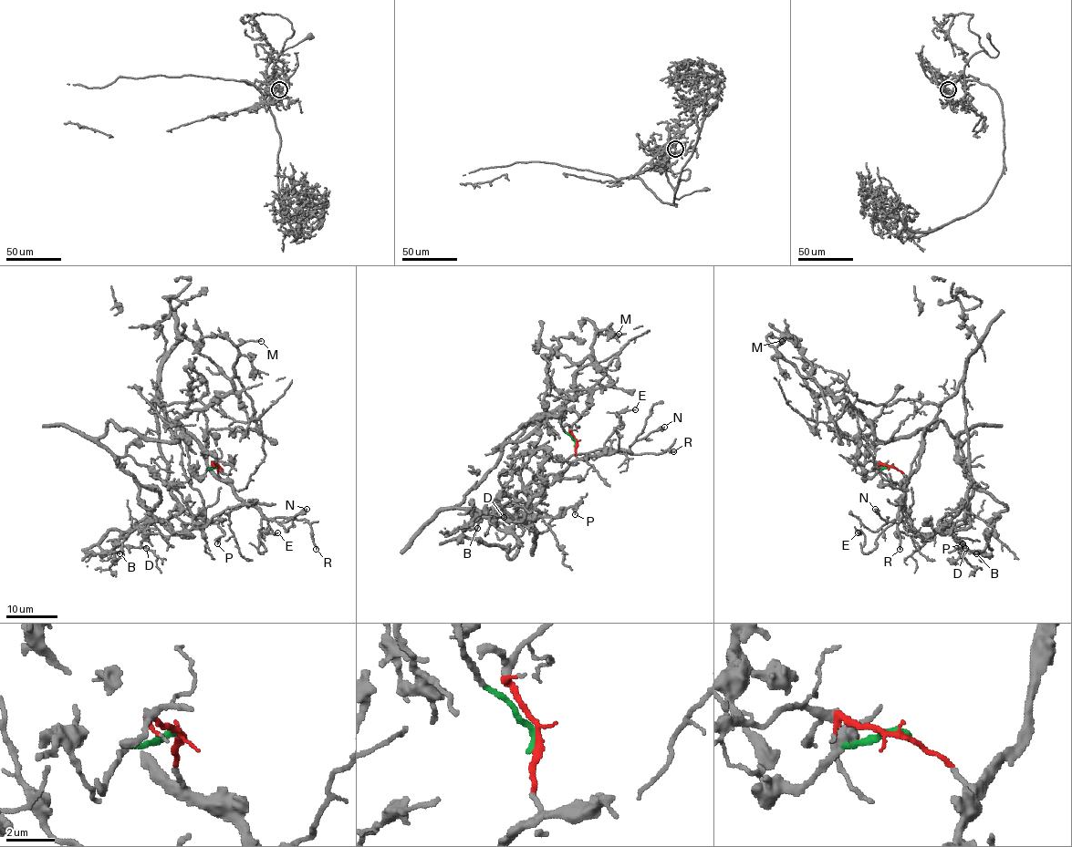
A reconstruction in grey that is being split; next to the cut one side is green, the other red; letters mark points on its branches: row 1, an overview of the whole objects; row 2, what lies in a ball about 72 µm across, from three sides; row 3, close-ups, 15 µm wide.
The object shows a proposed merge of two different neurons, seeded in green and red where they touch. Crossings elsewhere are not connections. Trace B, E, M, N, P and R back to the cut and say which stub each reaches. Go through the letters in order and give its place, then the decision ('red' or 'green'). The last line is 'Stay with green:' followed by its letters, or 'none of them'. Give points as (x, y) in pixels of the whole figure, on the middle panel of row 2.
B: (477, 528) | green
E: (635, 409) | red
M: (619, 334) | green
N: (664, 427) | red
P: (575, 514) | red
R: (673, 451) | red
Stay with green: B, M

